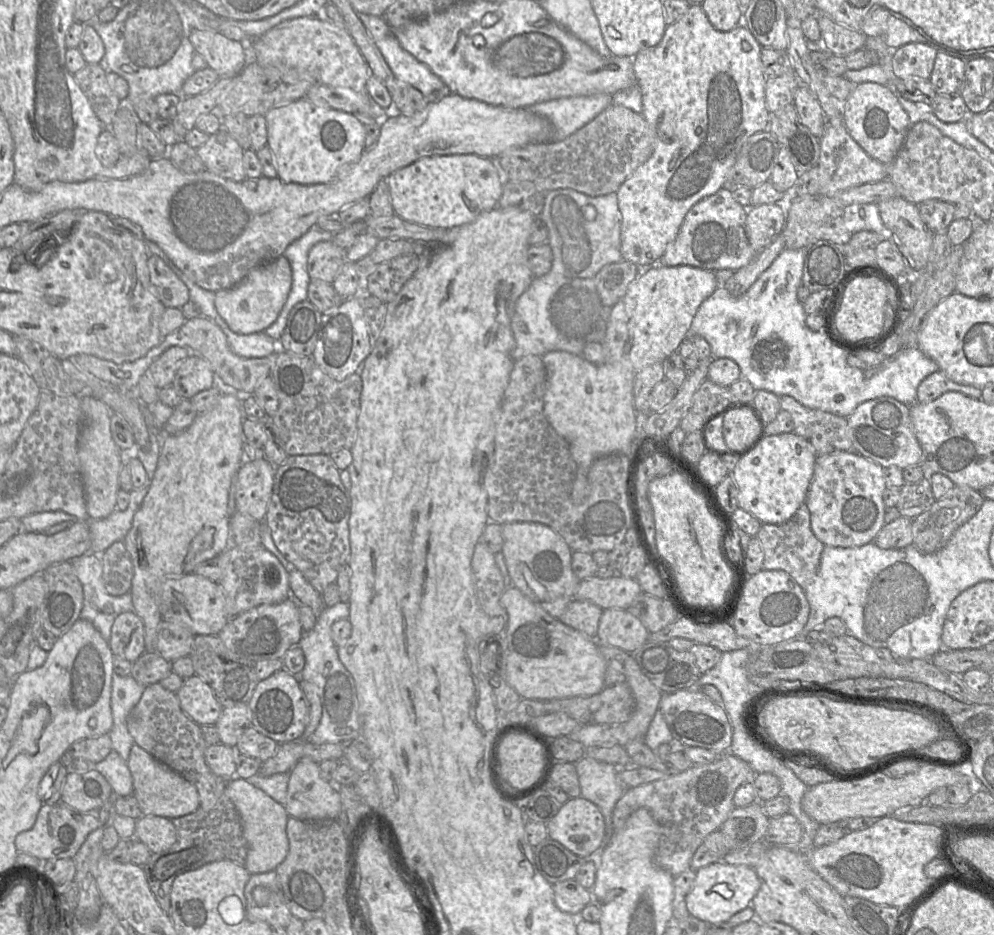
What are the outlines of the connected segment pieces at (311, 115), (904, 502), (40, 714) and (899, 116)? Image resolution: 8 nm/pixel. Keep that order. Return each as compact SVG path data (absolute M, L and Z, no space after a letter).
M307 98L273 108L264 115L267 146L275 159L277 177L302 185L333 181L340 170L355 163L365 150L366 129L358 115L317 106Z
M923 478L917 483L905 483L901 487L896 507L902 516L915 519L928 510L935 501L930 479Z
M45 704L35 705L26 714L16 731L16 738L3 760L6 768L20 753L34 755L38 752L38 741L43 729L50 721L50 710Z
M876 82L854 85L842 103L842 118L850 136L871 158L884 165L892 163L910 128L909 117L895 94L888 86Z

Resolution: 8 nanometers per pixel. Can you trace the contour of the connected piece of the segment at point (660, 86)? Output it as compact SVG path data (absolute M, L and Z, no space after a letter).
M691 4L682 16L672 24L667 25L662 40L656 46L642 50L633 57L632 65L636 84L639 86L642 95L642 116L652 131L653 151L646 162L640 165L616 192L619 210L622 215L621 254L625 261L632 262L641 269L647 269L658 264L667 246L677 236L689 209L703 198L716 193L720 188L727 185L728 172L733 167L745 141L756 133L768 131L770 112L766 107L765 101L765 82L767 77L763 72L761 49L762 46L746 27L736 26L728 32L718 31L708 20L701 5Z

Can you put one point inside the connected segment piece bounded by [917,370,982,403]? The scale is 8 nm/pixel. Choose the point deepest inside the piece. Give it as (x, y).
(933, 386)

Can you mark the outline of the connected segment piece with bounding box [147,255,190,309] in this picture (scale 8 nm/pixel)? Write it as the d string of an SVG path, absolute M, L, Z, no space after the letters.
M149 255L147 265L152 288L166 308L181 308L190 300L187 286L157 255Z

